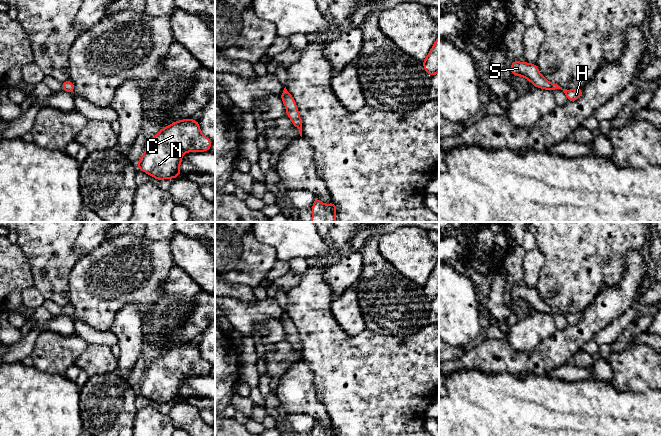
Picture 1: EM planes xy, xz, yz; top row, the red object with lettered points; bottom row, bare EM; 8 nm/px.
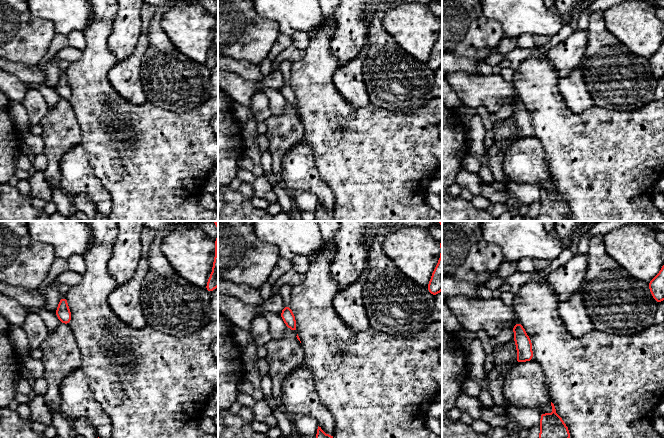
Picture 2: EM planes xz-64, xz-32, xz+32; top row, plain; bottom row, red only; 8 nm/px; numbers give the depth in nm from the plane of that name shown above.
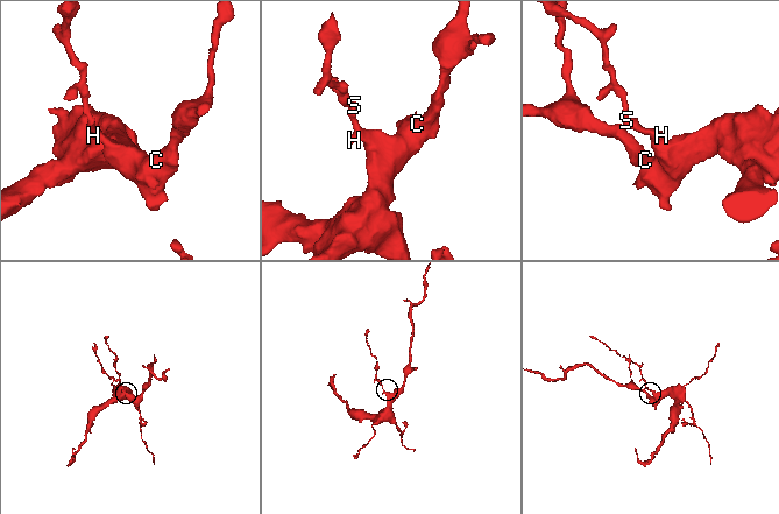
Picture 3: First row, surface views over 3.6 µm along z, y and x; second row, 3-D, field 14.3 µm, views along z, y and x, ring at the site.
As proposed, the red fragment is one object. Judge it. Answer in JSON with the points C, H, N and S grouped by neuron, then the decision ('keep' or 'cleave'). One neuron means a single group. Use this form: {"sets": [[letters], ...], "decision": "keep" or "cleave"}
{"sets": [["C", "H", "N", "S"]], "decision": "keep"}

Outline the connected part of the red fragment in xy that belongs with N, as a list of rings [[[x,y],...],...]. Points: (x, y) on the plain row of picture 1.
[[[192,342],[176,345],[162,352],[150,365],[137,391],[157,404],[181,399],[179,390],[187,376],[211,373],[212,365],[201,357]]]

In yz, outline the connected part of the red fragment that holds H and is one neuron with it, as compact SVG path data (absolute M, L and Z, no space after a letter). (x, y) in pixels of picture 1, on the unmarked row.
M514 284L511 291L510 291L511 298L517 299L517 300L522 300L526 303L528 303L535 311L537 312L542 312L546 314L557 314L561 313L565 319L567 320L569 325L575 325L577 324L583 317L583 314L580 312L573 313L573 314L567 314L567 313L562 313L558 308L556 307L550 307L547 303L545 303L539 296L536 287L535 288L530 288L527 286L519 286Z

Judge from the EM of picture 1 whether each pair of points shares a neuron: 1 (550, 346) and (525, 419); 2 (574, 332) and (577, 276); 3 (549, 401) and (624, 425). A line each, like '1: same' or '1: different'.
1: different
2: different
3: same

